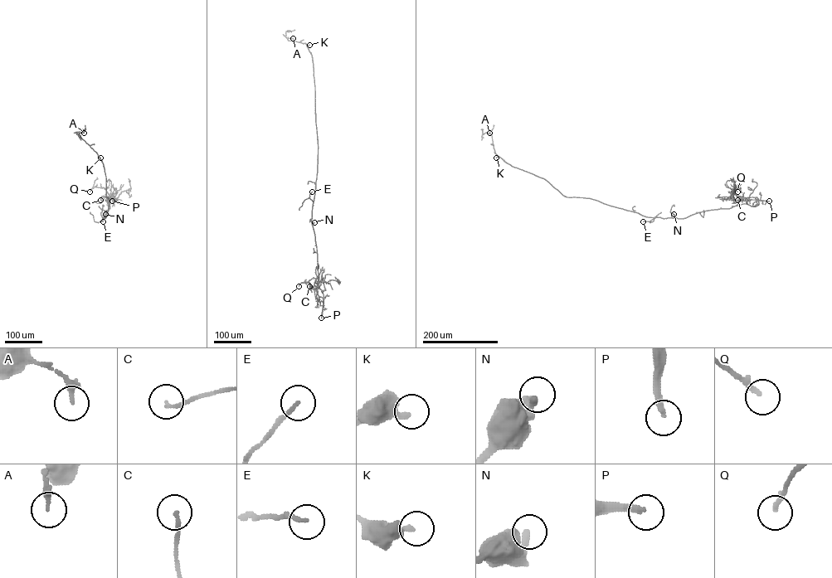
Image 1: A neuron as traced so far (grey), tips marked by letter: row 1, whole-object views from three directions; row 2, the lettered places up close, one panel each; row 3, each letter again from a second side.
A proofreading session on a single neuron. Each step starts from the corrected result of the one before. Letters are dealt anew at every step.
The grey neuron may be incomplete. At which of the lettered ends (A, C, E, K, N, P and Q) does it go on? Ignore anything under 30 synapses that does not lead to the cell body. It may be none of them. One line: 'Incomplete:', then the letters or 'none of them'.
Incomplete: P

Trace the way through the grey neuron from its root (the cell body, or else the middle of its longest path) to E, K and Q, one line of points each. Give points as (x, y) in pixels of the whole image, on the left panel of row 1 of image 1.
E: (108, 207), (106, 216), (100, 221), (103, 221)
K: (108, 207), (106, 177), (103, 163), (98, 157), (100, 157)
Q: (108, 207), (103, 218), (109, 208), (109, 195), (103, 187), (94, 186), (90, 191)

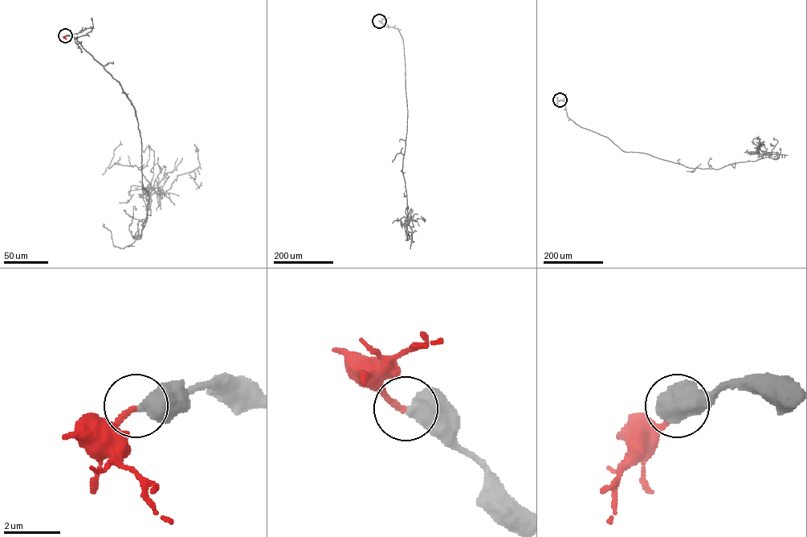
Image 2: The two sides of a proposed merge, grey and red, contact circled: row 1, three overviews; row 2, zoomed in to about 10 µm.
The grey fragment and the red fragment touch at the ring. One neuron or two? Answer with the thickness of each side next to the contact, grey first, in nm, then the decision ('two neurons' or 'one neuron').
600 nm thick on the grey side, 190 nm on the other; one neuron

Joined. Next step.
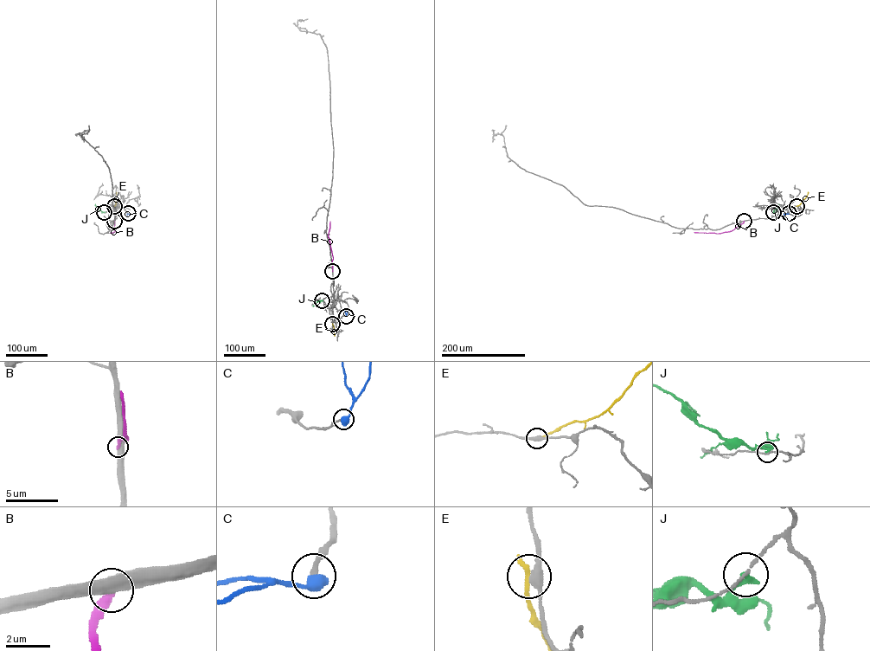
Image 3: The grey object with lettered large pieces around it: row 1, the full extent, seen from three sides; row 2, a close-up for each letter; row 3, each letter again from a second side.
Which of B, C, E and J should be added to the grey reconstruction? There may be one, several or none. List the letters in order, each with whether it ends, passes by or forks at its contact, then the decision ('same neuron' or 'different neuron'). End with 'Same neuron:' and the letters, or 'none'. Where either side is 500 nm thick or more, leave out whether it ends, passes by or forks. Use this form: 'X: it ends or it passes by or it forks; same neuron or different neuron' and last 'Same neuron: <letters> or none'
B: different neuron
C: same neuron
E: it ends; different neuron
J: it ends; different neuron
Same neuron: C

